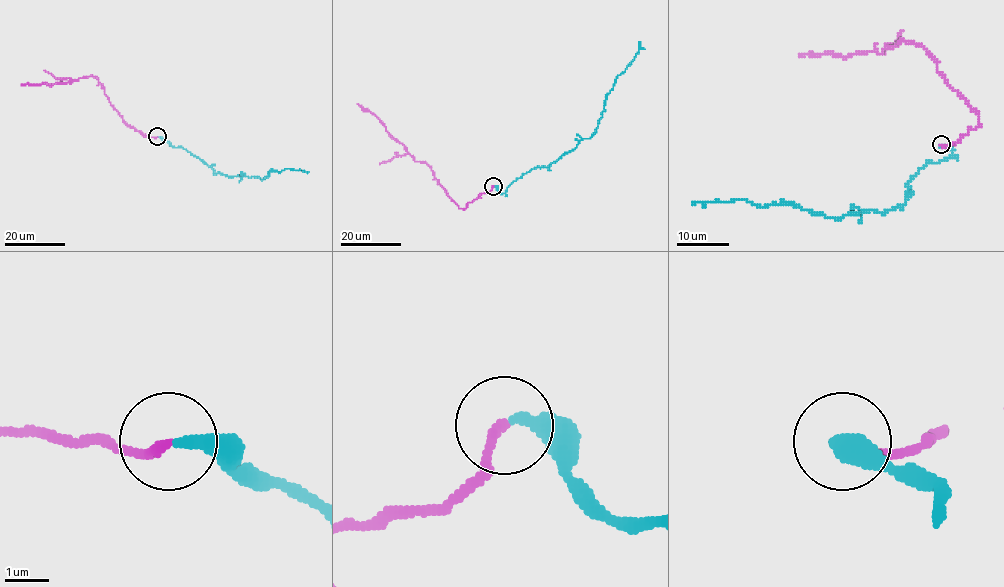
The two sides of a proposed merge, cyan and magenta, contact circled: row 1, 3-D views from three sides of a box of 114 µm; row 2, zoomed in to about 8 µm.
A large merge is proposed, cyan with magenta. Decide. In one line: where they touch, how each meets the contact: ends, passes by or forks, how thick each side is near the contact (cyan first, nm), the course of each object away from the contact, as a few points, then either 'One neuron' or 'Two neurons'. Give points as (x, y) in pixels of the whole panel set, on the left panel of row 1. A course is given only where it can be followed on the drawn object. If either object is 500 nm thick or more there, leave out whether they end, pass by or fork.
Place: (157, 136). At the ring cyan ends. At the ring magenta ends. Thickness 320 nm (cyan) against 200 nm. Course of cyan: (157, 136), (174, 147), (181, 146), (201, 159), (215, 174), (263, 180), (271, 170), (303, 170). Course of magenta: (157, 136), (145, 136), (130, 127), (111, 105), (98, 79), (92, 76), (70, 83), (20, 85). One neuron

